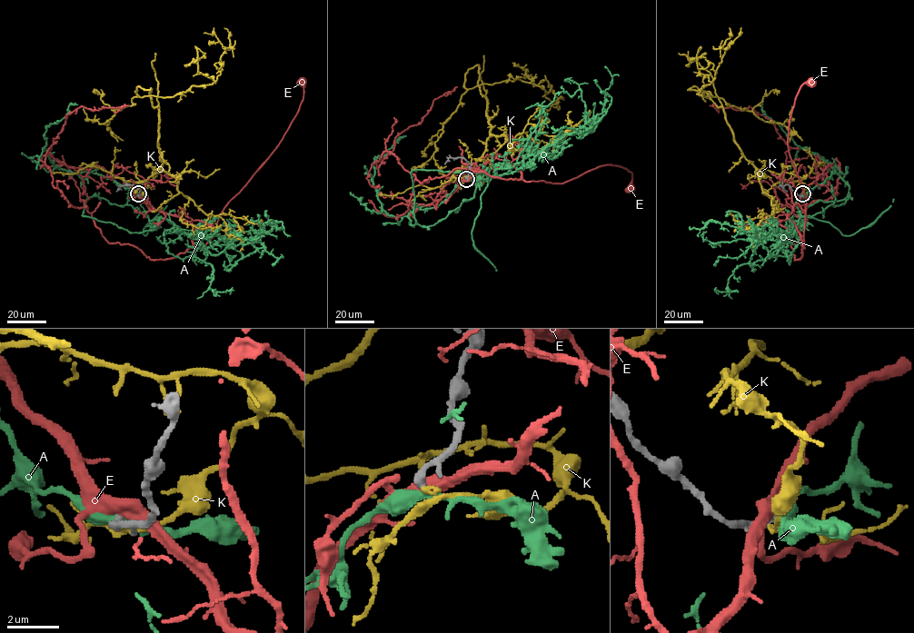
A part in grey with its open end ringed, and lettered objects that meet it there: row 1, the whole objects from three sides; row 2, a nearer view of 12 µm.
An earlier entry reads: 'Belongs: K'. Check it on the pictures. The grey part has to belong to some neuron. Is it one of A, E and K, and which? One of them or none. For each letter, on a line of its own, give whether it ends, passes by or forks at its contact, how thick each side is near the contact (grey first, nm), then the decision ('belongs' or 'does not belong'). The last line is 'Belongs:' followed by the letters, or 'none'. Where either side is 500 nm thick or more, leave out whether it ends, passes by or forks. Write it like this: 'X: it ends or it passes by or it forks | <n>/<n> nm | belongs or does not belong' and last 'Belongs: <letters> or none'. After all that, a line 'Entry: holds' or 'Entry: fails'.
A: it passes by | 340/360 nm | does not belong
E: 300/550 nm | does not belong
K: it passes by | 360/160 nm | does not belong
Belongs: none
Entry: fails

